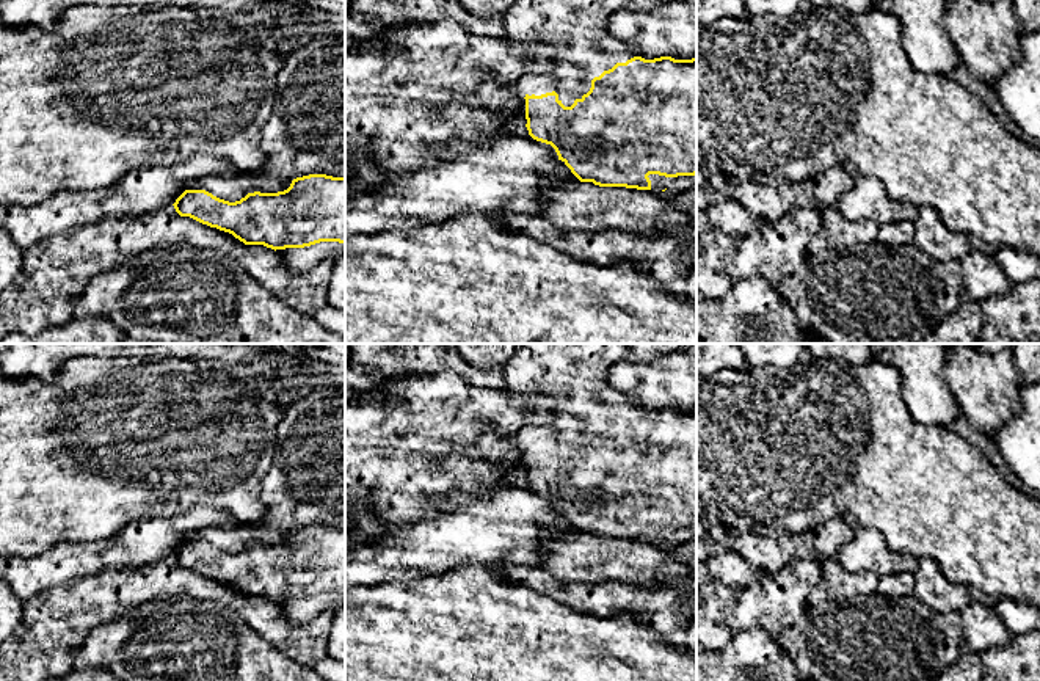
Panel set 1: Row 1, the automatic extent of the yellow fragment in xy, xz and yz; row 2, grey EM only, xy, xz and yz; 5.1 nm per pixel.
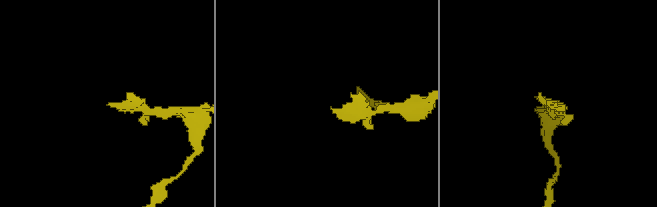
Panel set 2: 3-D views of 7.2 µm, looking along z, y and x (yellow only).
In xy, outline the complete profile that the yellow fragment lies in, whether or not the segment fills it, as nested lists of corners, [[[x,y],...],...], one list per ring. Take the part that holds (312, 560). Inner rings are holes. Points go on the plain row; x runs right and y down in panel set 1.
[[[309,526],[278,544],[248,544],[235,554],[205,541],[185,541],[173,555],[180,568],[271,601],[320,593],[345,596],[345,529]]]

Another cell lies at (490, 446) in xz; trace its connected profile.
[[[486,430],[464,450],[467,458],[502,461],[516,469],[524,468],[524,449],[516,439],[500,438],[496,432]]]

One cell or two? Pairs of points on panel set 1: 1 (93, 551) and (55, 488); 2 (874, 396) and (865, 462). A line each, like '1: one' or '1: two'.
1: two
2: one

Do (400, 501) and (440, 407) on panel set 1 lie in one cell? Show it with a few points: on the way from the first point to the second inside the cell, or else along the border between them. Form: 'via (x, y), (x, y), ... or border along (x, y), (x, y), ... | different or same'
via (397, 476), (397, 447), (414, 426) | same

